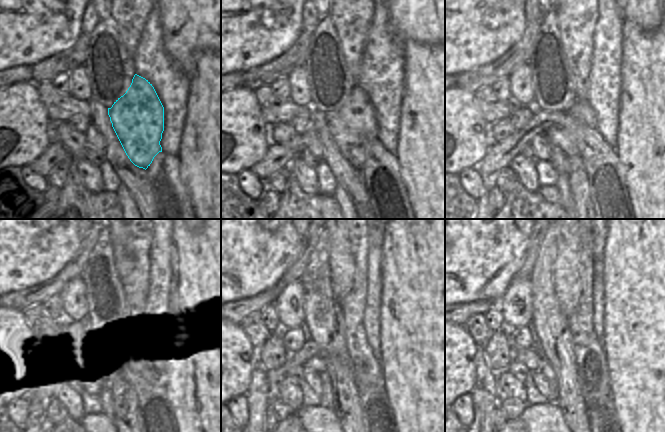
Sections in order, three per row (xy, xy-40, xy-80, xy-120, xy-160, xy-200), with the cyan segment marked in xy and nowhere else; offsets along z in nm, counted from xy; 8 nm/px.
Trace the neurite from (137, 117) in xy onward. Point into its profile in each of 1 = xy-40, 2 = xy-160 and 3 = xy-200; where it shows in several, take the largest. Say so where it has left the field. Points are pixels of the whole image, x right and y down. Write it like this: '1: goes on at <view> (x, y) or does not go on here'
1: goes on at xy-40 (355, 121)
2: goes on at xy-160 (308, 356)
3: goes on at xy-200 (531, 357)

